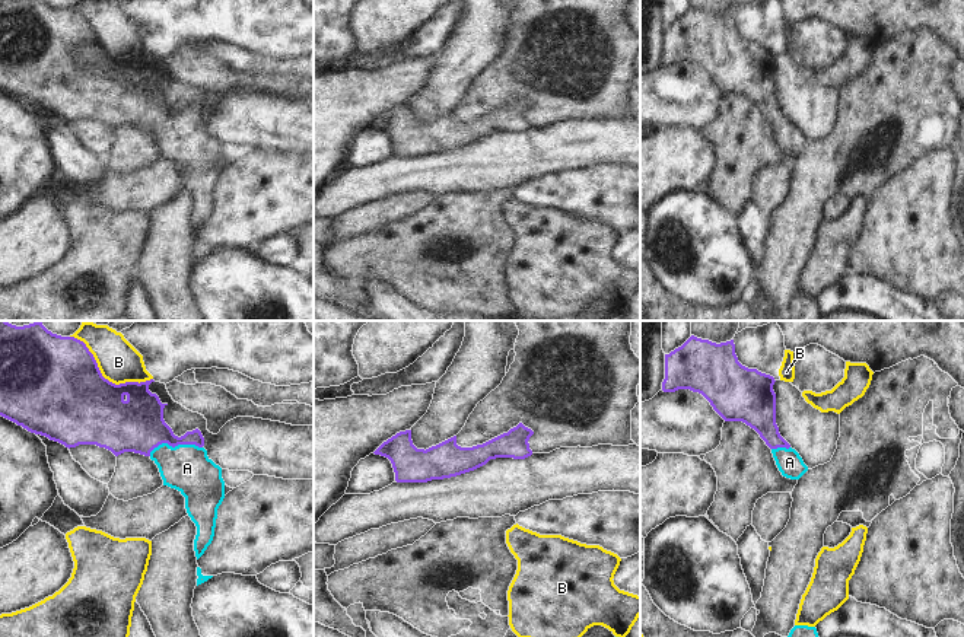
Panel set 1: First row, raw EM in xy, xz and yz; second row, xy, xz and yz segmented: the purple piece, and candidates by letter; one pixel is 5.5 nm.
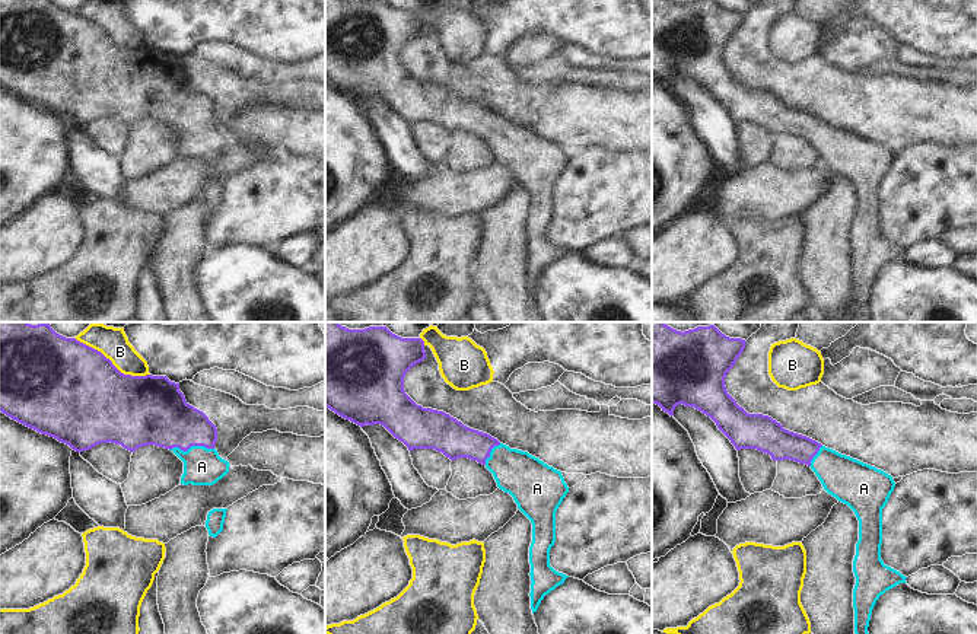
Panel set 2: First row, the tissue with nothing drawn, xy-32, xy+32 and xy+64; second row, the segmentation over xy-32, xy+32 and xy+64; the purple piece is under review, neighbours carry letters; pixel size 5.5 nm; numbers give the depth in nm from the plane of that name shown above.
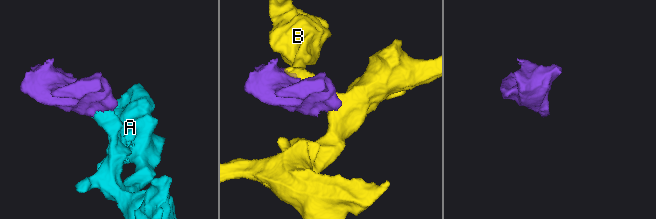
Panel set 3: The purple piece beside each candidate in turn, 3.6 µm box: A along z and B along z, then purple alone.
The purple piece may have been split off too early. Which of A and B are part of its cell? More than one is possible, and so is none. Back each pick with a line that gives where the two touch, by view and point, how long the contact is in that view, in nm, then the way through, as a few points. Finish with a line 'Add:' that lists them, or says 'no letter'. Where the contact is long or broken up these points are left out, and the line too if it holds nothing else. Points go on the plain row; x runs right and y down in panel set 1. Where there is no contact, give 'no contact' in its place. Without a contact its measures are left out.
A: xy (174, 120) | 300 nm | across xy (137, 98), (161, 117), (174, 120), (174, 127), (187, 142)
Add: A

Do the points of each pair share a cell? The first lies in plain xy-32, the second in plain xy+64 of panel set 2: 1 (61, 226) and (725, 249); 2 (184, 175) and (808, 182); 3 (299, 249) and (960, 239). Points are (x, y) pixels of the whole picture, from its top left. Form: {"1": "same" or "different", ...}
{"1": "same", "2": "same", "3": "different"}

